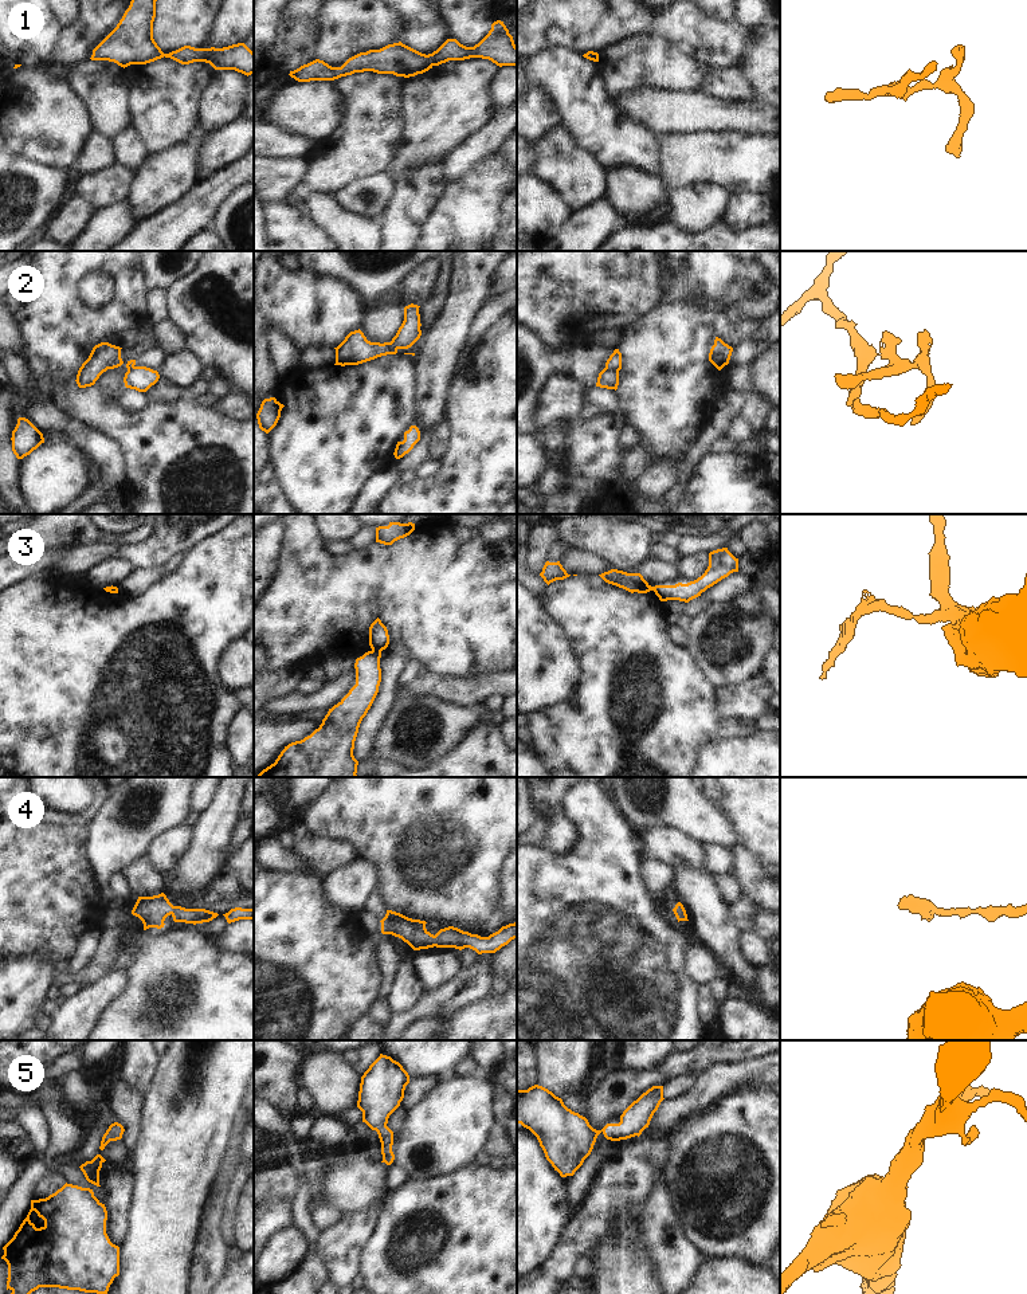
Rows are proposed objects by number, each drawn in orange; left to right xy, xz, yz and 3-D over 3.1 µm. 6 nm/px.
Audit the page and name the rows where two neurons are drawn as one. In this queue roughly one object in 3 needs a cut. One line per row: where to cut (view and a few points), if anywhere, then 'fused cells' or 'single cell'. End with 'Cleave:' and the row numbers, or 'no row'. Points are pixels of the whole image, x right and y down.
1: cut none; single cell
2: cut yz (606, 367), (618, 372); fused cells
3: cut xz (372, 649), (380, 651); fused cells
4: cut none; single cell
5: cut none; single cell
Cleave: 2, 3

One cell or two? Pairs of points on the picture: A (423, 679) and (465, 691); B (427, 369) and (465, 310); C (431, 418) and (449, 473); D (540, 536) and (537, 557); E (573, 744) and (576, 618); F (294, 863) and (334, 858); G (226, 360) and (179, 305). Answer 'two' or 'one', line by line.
A: one
B: one
C: two
D: one
E: one
F: two
G: one

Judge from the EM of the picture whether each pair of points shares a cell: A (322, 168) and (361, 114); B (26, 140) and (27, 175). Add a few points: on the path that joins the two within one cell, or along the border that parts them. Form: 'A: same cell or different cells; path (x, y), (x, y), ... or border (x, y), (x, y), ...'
A: same cell; path (336, 155), (361, 128)
B: different cells; border (14, 152), (57, 169)

